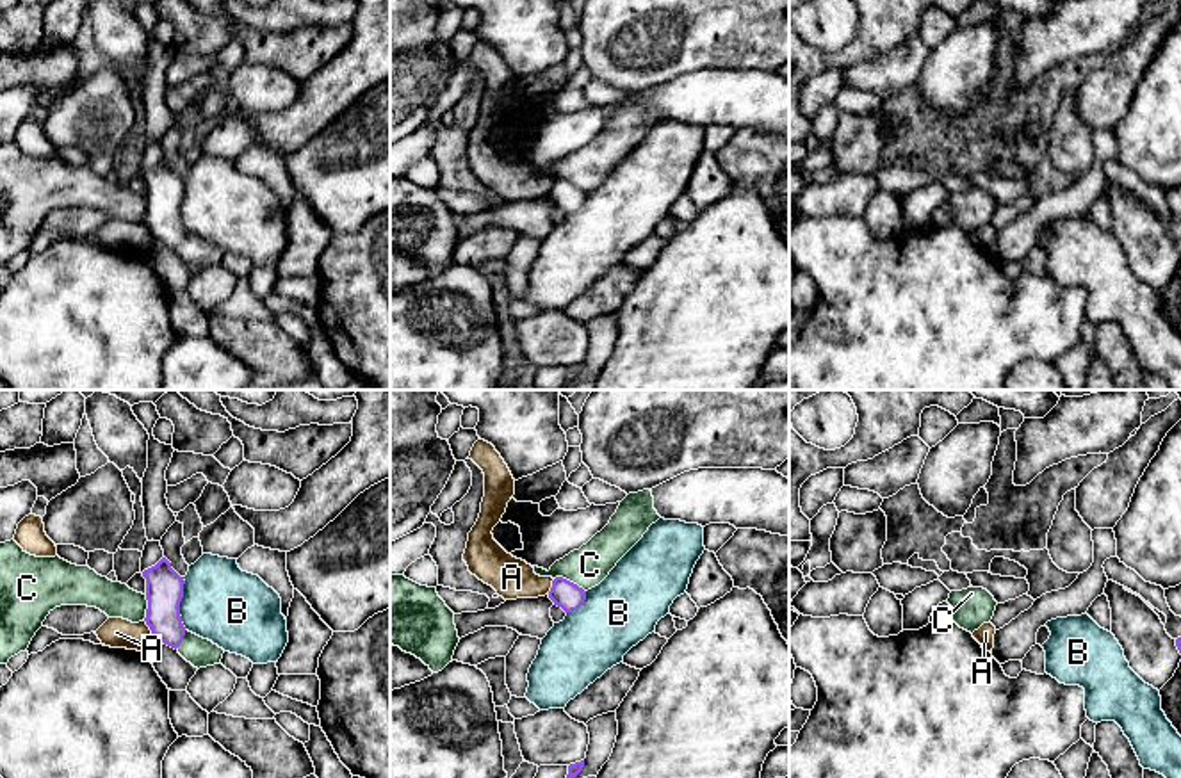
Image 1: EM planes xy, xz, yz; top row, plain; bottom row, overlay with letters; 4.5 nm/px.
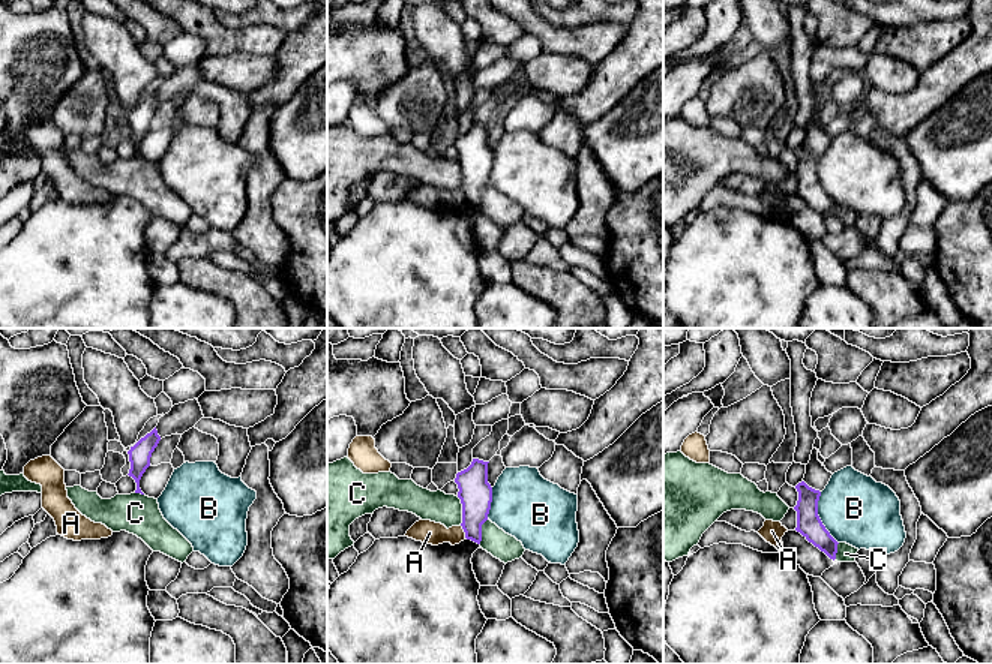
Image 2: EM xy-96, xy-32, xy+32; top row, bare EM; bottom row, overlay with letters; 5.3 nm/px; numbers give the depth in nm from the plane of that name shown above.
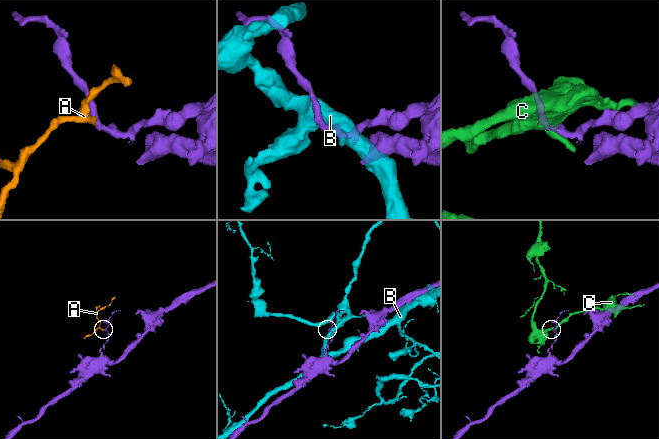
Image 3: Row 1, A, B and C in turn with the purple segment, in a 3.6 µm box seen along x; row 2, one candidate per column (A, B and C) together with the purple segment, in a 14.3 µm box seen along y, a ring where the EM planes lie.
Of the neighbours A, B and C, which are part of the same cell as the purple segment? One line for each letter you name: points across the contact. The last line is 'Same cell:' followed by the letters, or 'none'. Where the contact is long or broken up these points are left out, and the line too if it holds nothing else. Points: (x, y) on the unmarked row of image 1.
Same cell: none

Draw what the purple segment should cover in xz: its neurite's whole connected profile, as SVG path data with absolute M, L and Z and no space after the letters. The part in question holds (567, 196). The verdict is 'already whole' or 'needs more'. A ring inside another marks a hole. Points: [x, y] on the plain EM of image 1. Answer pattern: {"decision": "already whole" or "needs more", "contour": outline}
{"decision": "already whole", "contour": "M556 178L552 182L549 199L554 203L554 207L561 208L565 214L572 214L584 205L586 192L563 178Z"}

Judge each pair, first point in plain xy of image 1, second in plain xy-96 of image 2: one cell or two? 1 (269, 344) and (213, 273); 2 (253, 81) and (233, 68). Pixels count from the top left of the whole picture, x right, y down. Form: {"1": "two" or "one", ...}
{"1": "one", "2": "one"}

